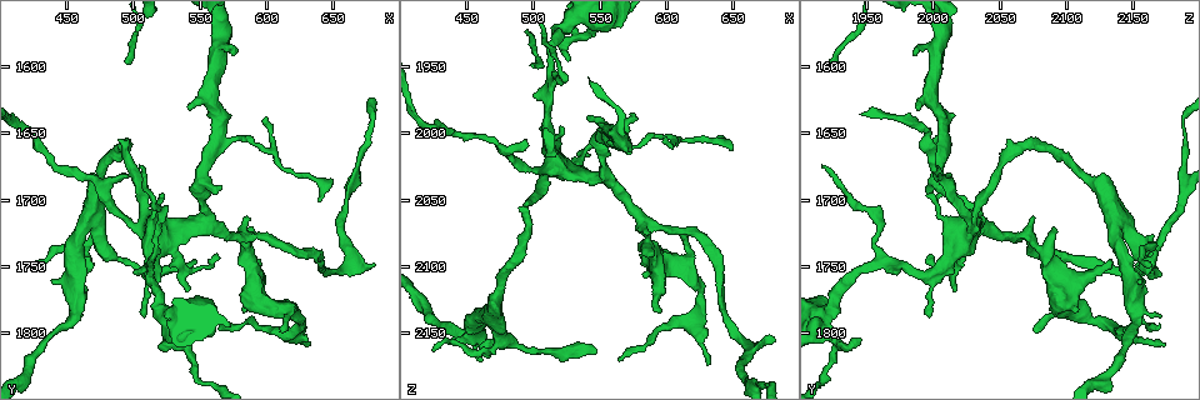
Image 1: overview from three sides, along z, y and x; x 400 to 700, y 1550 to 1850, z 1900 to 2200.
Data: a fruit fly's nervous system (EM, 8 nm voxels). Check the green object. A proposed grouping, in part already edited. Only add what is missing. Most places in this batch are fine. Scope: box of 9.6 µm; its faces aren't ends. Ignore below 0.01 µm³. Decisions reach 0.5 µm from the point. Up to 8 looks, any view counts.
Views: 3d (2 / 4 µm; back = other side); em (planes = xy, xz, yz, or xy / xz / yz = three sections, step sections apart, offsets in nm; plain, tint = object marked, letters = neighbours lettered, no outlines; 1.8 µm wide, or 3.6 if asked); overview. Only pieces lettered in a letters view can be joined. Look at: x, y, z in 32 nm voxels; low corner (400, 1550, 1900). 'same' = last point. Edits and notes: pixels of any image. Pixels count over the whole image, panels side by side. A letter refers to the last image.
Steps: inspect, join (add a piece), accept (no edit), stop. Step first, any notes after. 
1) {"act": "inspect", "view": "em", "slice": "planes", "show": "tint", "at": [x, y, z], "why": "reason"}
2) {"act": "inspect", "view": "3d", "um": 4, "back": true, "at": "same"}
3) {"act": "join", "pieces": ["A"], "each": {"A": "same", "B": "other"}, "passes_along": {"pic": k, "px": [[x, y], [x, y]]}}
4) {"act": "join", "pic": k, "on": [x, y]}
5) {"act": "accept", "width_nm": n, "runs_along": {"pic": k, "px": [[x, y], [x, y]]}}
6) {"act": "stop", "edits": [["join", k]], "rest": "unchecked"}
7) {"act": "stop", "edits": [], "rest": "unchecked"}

{"act": "inspect", "view": "em", "slice": "xz", "step": 16, "show": "tint", "at": [522, 1696, 1996], "why": "tapers out"}

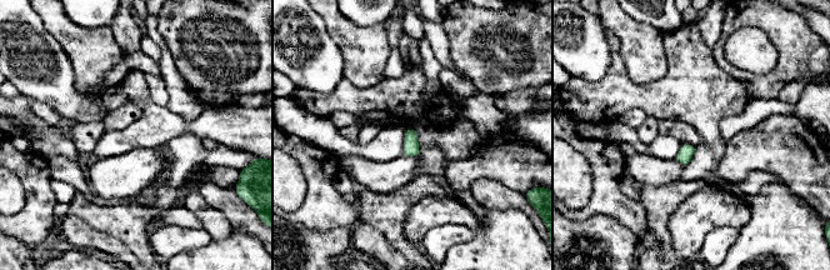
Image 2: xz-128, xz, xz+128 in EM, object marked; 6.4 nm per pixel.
{"act": "inspect", "view": "em", "slice": "planes", "show": "tint", "at": "same", "why": "cut it another way"}

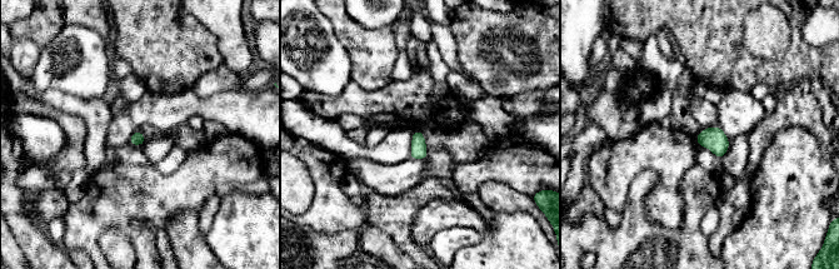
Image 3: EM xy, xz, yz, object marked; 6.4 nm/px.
{"act": "inspect", "view": "em", "slice": "planes", "show": "letters", "at": "same", "why": "see the neighbours"}

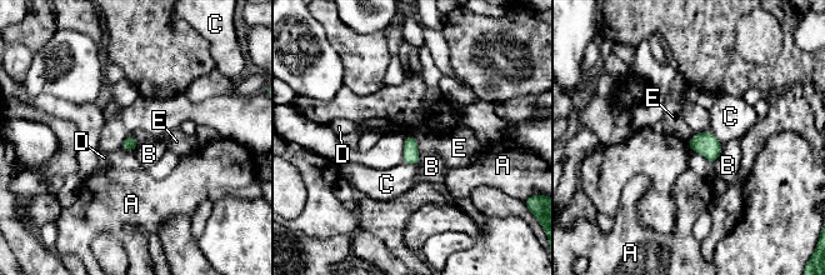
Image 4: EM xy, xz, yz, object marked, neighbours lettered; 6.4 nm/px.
{"act": "accept", "each": {"A": "other", "B": "other", "C": "other", "D": "other", "E": "other"}, "found": "no lettered piece goes on from it"}

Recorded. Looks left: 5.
{"act": "inspect", "view": "em", "slice": "xz", "step": 8, "show": "tint", "at": [526, 1806, 1946], "why": "tapers out"}

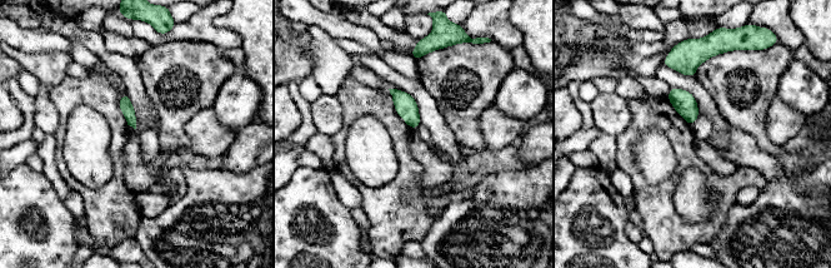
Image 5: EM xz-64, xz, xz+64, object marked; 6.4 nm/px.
{"act": "inspect", "view": "em", "slice": "planes", "show": "letters", "at": "same"}

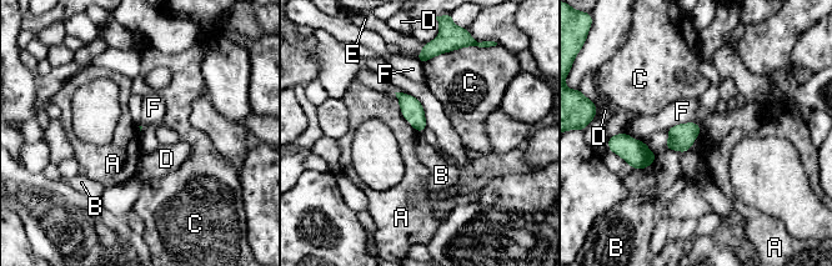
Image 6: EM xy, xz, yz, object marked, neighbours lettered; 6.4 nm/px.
{"act": "accept", "each": {"A": "other", "B": "other", "C": "other", "D": "other", "E": "other", "F": "other"}, "border": {"pic": 6, "px": [[394, 93], [401, 115], [419, 132]]}, "found": "no lettered piece goes on from it"}

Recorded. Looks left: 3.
{"act": "inspect", "view": "3d", "um": 4, "at": [586, 1728, 2068], "why": "sharp bend"}

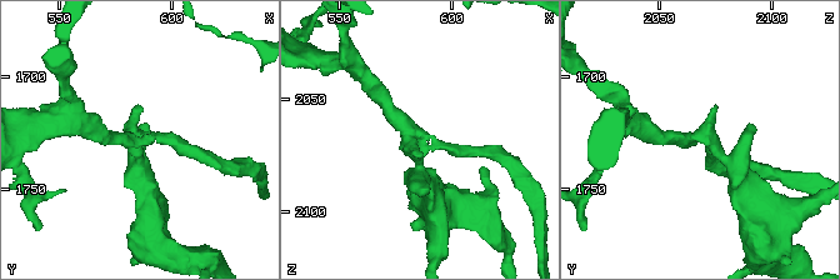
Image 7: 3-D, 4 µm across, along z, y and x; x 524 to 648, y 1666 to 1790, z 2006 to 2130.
{"act": "inspect", "view": "em", "slice": "planes", "show": "tint", "at": [583, 1727, 2070], "arms": 4}

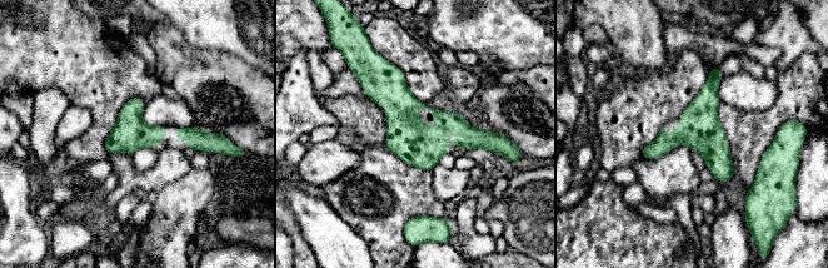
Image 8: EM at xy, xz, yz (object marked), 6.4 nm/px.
{"act": "inspect", "view": "em", "slice": "planes", "show": "letters", "at": "same", "why": "what lies round it"}

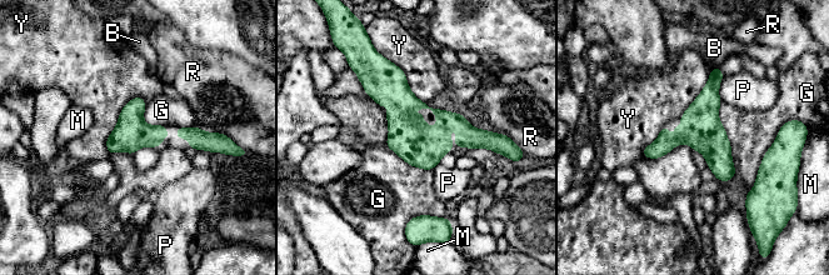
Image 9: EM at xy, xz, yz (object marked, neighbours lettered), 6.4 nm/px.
{"act": "accept", "each": {"B": "other", "G": "other", "M": "other", "P": "other", "R": "other", "Y": "other"}, "found": "no lettered piece goes on from it"}

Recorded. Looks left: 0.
{"act": "stop", "edits": [], "rest": "unchecked"}

